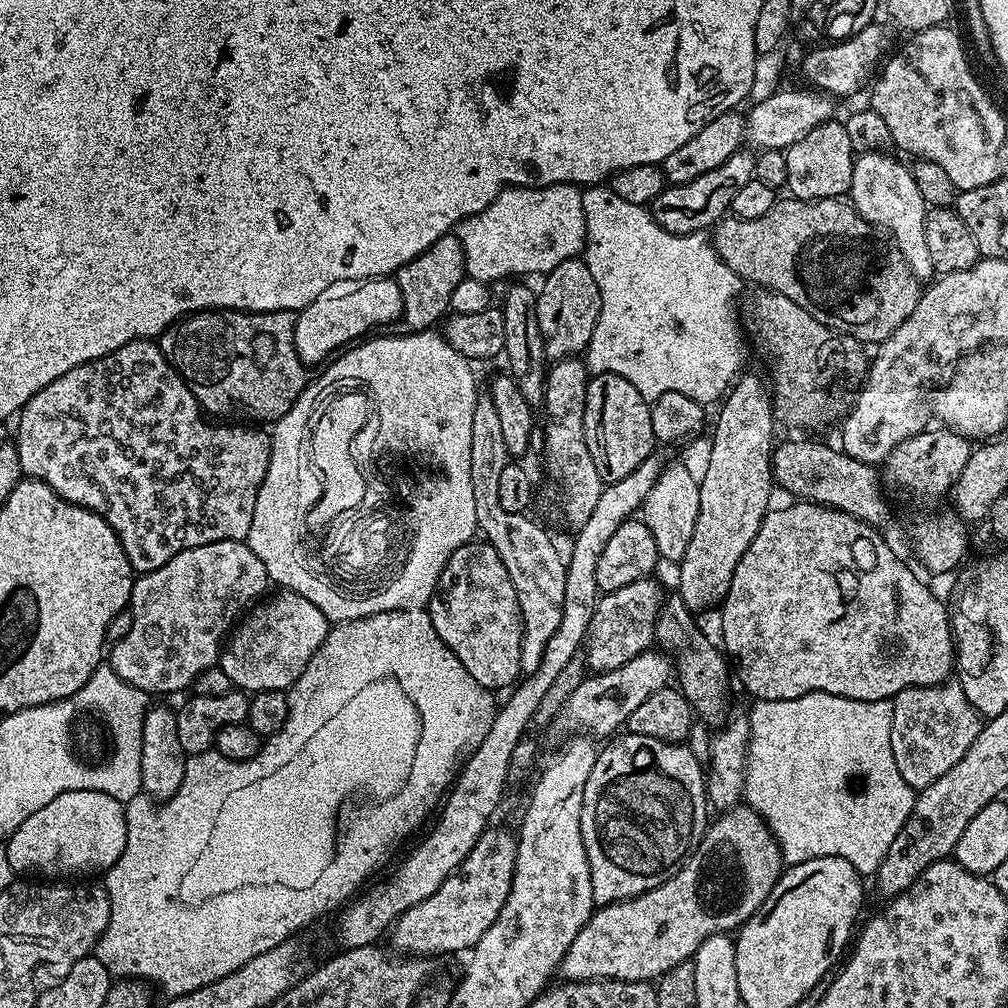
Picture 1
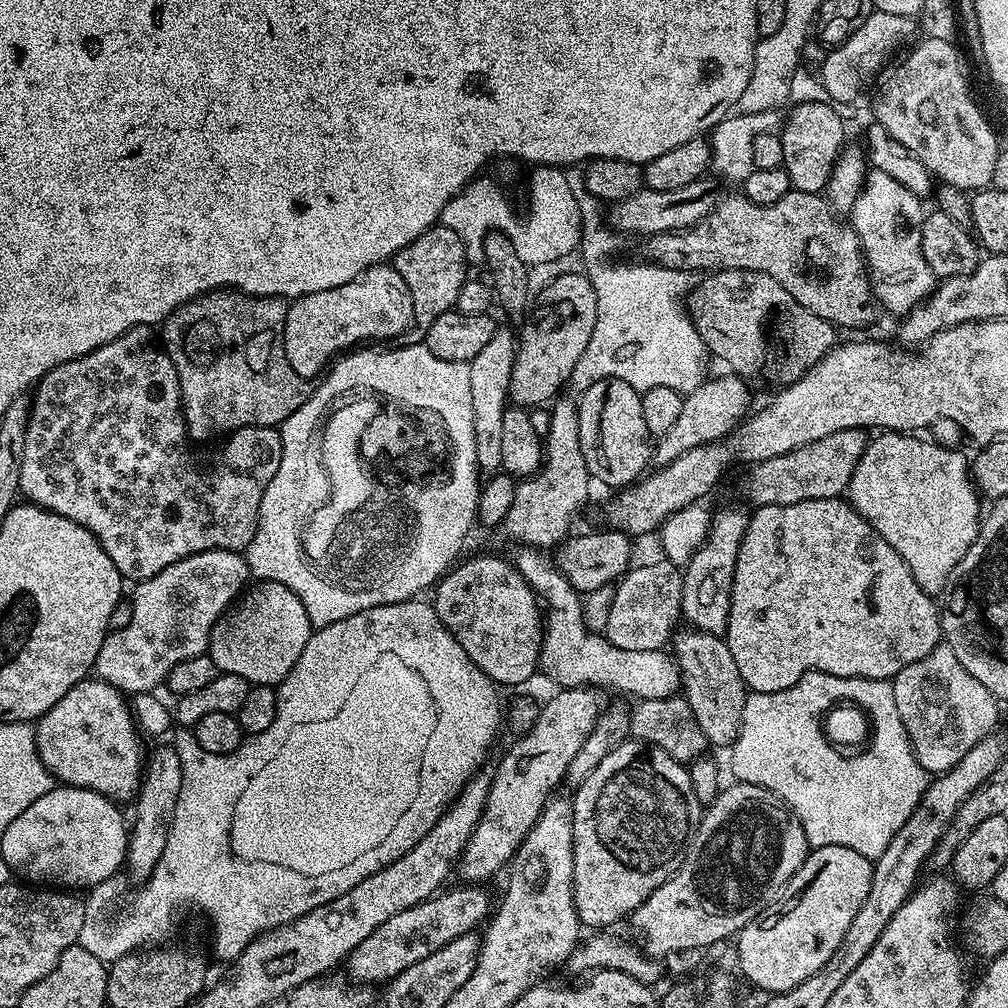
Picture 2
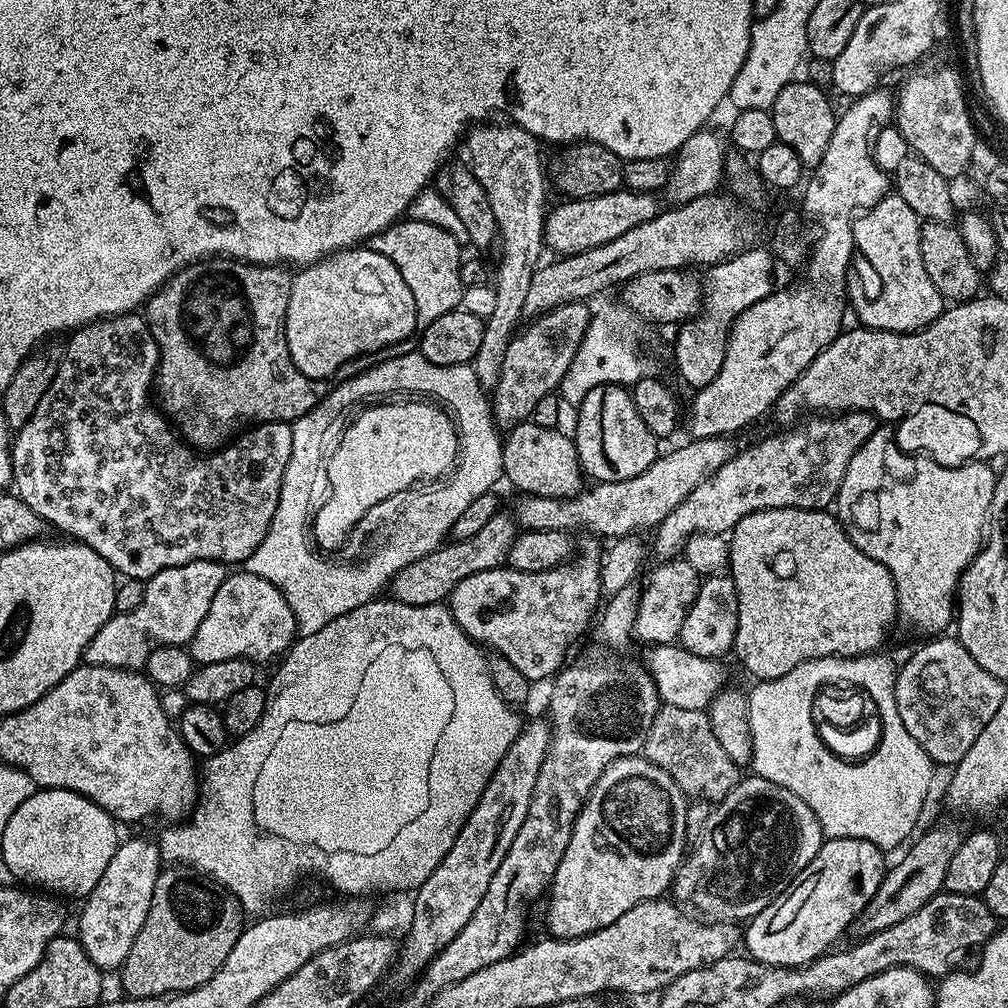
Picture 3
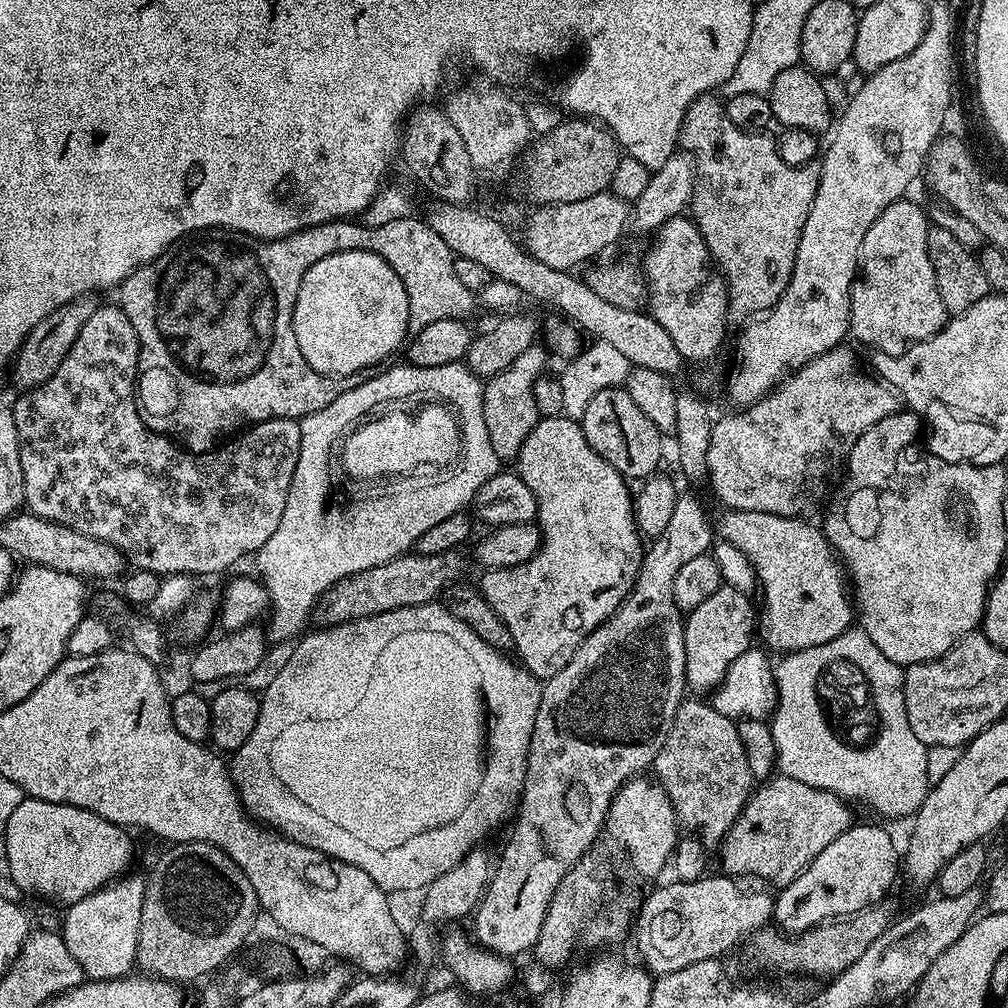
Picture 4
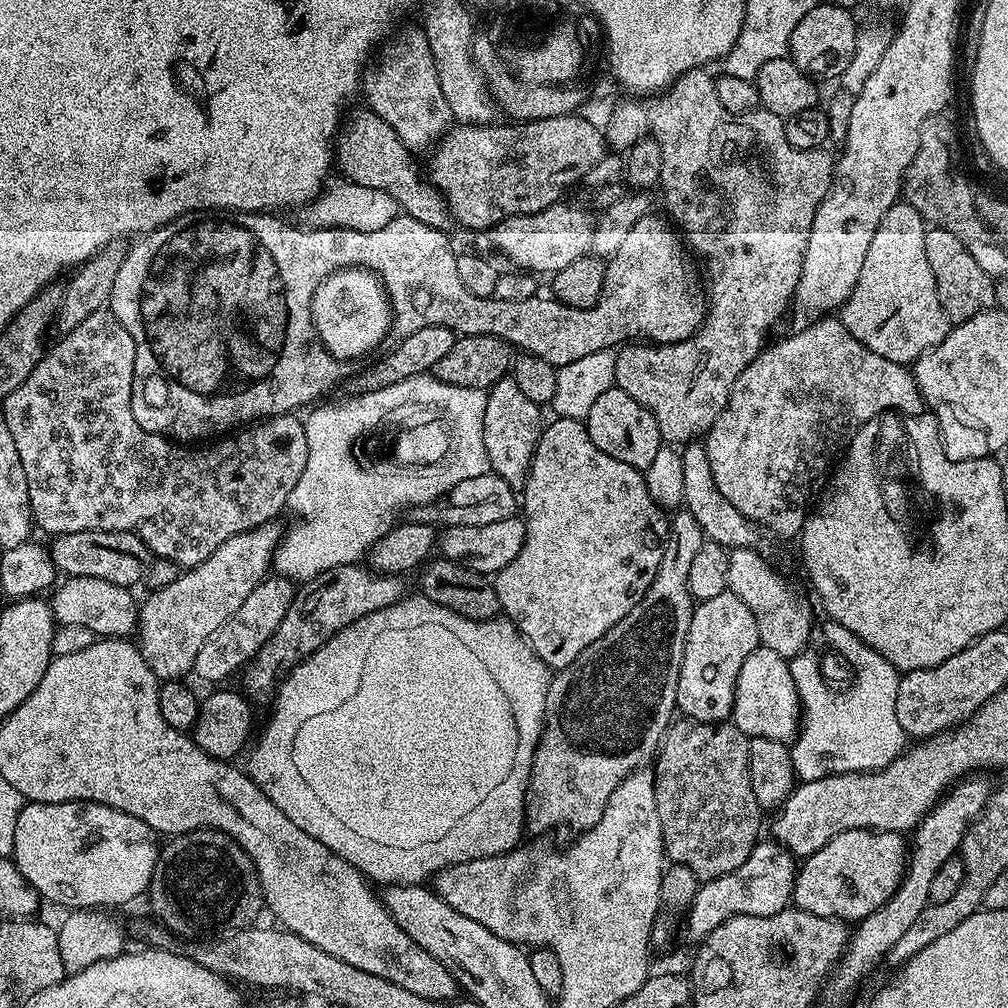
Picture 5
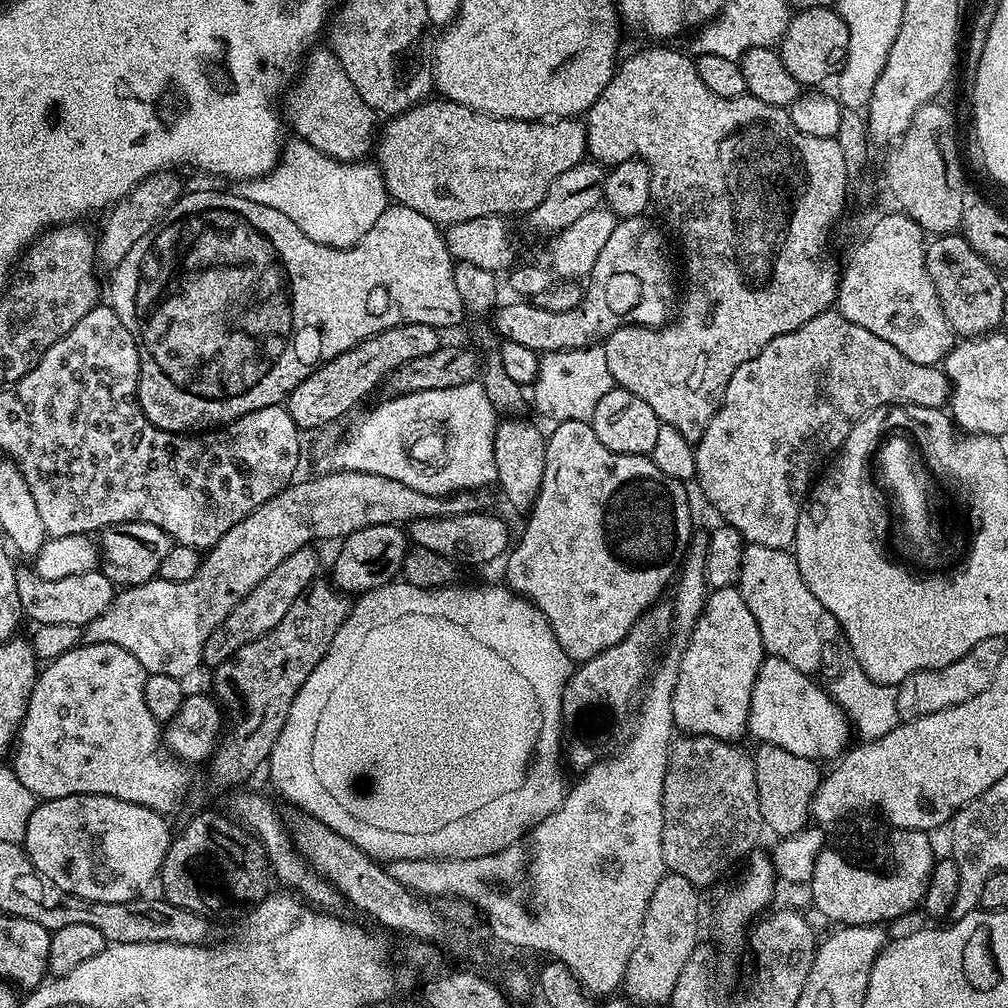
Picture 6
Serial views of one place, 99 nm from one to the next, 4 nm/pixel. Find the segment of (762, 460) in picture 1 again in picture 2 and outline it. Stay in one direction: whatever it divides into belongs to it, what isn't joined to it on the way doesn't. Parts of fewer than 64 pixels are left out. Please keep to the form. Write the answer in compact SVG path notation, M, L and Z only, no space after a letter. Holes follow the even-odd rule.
M724 508L720 513L717 511L713 515L712 528L708 532L707 540L683 569L684 585L680 610L683 619L689 620L693 629L720 634L728 627L732 579L740 543L748 529L748 517L749 513L740 508Z

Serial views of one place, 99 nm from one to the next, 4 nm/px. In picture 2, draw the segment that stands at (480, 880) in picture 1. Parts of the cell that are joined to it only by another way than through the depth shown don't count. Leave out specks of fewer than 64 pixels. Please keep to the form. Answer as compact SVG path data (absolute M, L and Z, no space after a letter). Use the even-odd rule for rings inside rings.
M449 887L431 900L423 900L410 910L402 910L402 914L394 914L394 918L386 918L370 938L362 938L362 942L354 946L346 961L347 975L365 986L383 985L402 974L406 966L414 966L414 962L434 954L434 950L442 950L446 942L454 942L454 938L476 932L479 924L481 927L490 916L488 892L484 889L487 887L460 887L464 888Z

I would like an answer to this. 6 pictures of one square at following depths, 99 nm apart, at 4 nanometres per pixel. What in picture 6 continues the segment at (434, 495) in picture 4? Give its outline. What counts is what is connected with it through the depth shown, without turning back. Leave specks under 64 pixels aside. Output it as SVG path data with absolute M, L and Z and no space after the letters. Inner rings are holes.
M480 382L463 384L462 386L450 386L450 390L422 390L421 392L405 392L391 397L393 400L384 400L373 412L368 412L356 424L356 429L345 438L344 444L336 444L328 452L329 469L337 472L365 472L366 474L378 474L382 478L394 478L394 482L402 482L406 486L414 486L422 494L434 494L435 496L448 496L451 492L466 492L469 490L484 490L496 484L496 467L494 466L494 434L498 423L498 413L493 408L489 398L486 398L486 390Z

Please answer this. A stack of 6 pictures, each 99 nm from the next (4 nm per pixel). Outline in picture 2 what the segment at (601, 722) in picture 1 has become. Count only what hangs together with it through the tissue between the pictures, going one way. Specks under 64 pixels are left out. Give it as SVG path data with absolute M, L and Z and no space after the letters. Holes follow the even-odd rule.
M564 686L557 696L543 701L538 718L530 731L513 739L512 749L501 758L492 772L490 794L476 829L470 834L458 863L461 881L476 886L488 882L500 867L507 865L520 843L536 825L545 804L553 799L556 787L567 777L574 754L584 745L602 711L601 693L592 686Z

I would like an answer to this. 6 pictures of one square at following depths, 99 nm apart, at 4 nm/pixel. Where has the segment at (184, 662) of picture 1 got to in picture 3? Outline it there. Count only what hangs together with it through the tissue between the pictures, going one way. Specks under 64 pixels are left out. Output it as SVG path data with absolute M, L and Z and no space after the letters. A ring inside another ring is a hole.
M199 560L181 568L167 568L147 581L138 610L116 612L94 634L86 646L83 663L107 668L140 670L148 663L155 648L188 646L198 626L205 618L214 594L226 575L225 565L217 560Z

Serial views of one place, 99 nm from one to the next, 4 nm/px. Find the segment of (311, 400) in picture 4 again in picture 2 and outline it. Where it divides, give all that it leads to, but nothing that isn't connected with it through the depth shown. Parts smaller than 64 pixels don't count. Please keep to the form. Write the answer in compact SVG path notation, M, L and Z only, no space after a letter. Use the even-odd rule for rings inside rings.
M443 226L427 228L418 238L414 238L414 242L410 242L410 246L396 255L394 267L410 290L412 323L415 325L410 332L411 339L423 341L425 330L432 325L434 318L442 318L442 314L455 309L458 290L462 290L464 281L469 279L470 261L464 243L462 238L458 238L458 234L454 234L454 230ZM217 290L196 296L193 300L187 300L186 303L178 306L168 315L167 320L162 325L162 347L174 362L174 370L178 374L180 398L184 410L184 425L188 427L189 437L193 441L212 440L215 436L224 438L240 428L276 428L283 424L286 418L290 418L290 414L294 414L294 410L298 410L308 401L309 396L314 391L313 385L308 378L300 377L297 371L290 366L290 361L286 358L286 350L283 346L284 327L286 326L289 305L287 299L279 296L248 296L244 292L235 290Z

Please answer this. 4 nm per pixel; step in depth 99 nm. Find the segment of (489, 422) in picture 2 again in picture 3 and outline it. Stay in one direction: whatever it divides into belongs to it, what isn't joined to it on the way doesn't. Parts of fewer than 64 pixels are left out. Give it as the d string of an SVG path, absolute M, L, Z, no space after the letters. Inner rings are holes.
M476 126L467 133L468 160L472 163L471 175L478 178L482 190L486 190L488 201L494 209L496 230L499 239L504 240L504 257L500 260L500 269L494 272L494 287L498 306L494 306L494 314L484 320L482 346L478 346L478 354L472 359L474 374L478 374L478 382L486 390L495 388L502 358L506 354L506 346L517 333L516 323L524 316L526 294L530 294L532 273L541 263L540 255L546 252L544 242L544 222L546 207L544 202L544 164L540 161L541 141L526 130L515 126L508 128L488 128L492 126Z

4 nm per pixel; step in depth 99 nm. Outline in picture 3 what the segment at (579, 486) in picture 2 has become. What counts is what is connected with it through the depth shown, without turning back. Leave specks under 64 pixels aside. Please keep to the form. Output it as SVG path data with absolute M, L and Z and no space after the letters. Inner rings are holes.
M497 514L474 534L474 538L452 540L412 562L402 569L390 585L391 599L398 603L408 603L410 606L430 606L447 601L452 595L454 586L462 582L462 578L470 578L470 574L478 574L482 570L499 568L507 561L510 546L518 535L518 524L511 515Z

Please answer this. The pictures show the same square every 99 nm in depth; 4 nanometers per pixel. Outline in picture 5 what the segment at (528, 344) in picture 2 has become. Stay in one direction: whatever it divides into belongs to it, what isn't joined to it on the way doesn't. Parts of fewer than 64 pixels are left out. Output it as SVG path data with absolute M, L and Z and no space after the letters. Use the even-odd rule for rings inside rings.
M512 378L499 380L496 385L487 389L483 402L482 442L486 446L489 469L496 472L498 478L506 478L506 482L510 482L514 486L523 485L536 453L538 438L546 427L546 420L540 417L541 405L526 398Z

